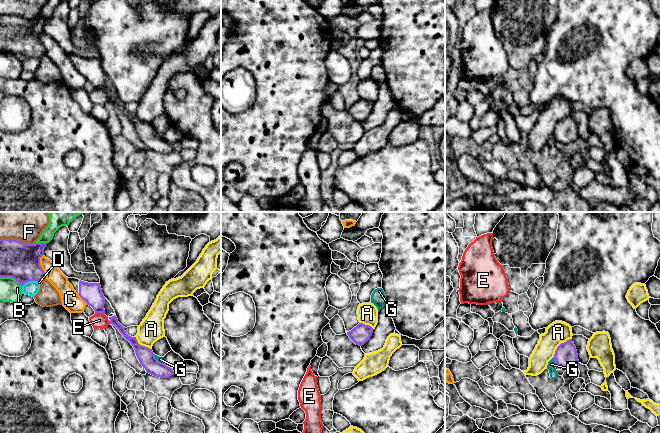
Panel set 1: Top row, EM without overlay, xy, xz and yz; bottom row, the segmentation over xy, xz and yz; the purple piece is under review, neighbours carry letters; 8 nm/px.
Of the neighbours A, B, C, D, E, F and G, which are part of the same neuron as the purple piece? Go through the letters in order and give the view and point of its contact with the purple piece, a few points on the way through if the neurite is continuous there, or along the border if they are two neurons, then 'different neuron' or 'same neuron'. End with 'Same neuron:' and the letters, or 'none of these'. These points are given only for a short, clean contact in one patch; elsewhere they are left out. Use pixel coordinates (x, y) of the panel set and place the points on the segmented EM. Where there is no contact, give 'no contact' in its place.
A: meets purple in yz at (558, 346); border along yz (570, 338), (557, 347), (552, 357); different neuron
B: meets purple in xy at (39, 243); different neuron
C: meets purple in xy at (40, 266); different neuron
D: meets purple in xy at (30, 280); border along xy (39, 281), (27, 281), (22, 286); different neuron
E: meets purple in xy at (100, 312); border along xy (95, 312), (104, 314); different neuron
F: meets purple in xy at (16, 239); different neuron
G: meets purple in yz at (554, 360); border along yz (552, 358), (555, 363); different neuron
Same neuron: none of these

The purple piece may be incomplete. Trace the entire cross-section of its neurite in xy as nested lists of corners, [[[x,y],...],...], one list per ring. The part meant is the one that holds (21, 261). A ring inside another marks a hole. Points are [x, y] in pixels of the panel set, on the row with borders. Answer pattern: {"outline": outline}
{"outline": [[[0,239],[0,277],[12,277],[21,286],[29,281],[41,282],[46,279],[40,265],[45,247],[45,243],[27,244],[17,239]]]}

